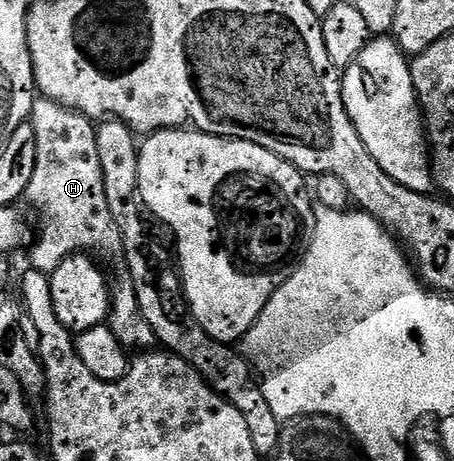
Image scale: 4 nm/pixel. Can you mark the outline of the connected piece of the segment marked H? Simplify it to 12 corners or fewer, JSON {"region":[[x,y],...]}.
{"region":[[33,100],[45,227],[29,259],[121,251],[94,120]]}

